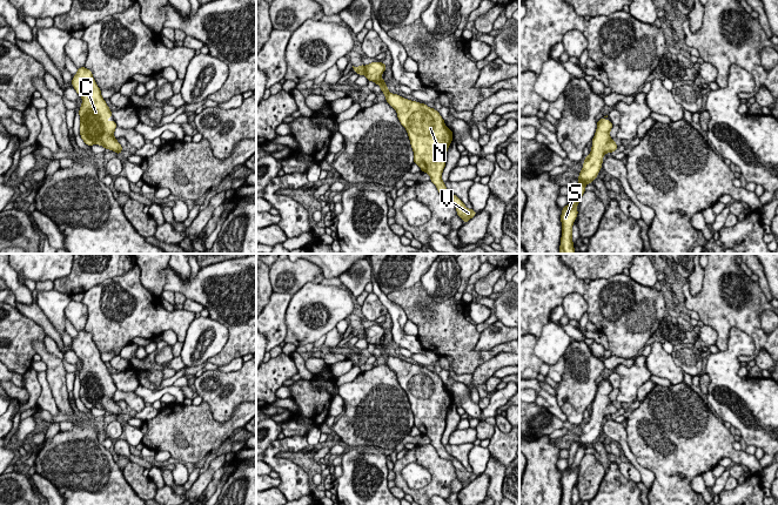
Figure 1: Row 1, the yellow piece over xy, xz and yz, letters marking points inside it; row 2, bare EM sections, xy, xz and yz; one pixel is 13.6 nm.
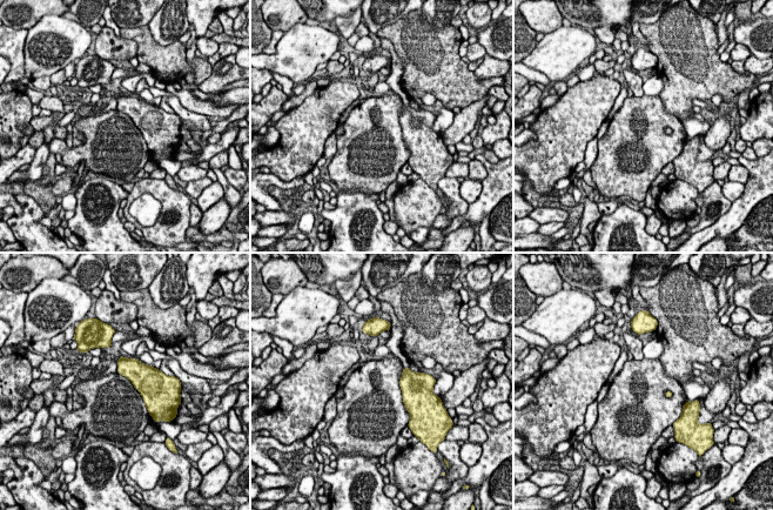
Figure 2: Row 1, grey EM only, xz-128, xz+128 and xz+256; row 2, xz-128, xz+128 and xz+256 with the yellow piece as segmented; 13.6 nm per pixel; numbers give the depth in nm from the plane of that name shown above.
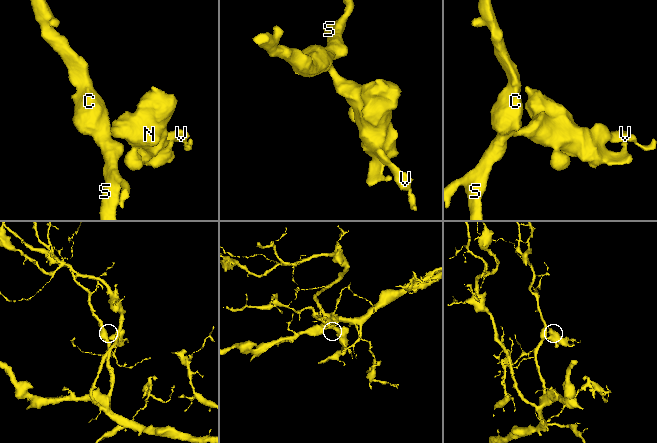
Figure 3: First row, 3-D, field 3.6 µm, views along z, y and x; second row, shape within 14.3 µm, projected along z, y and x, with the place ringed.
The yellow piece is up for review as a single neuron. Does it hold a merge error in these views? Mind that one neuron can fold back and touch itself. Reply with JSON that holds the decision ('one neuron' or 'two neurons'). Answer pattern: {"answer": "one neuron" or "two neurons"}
{"answer": "one neuron"}

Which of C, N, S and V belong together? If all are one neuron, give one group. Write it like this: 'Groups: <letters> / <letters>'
Groups: C N S V

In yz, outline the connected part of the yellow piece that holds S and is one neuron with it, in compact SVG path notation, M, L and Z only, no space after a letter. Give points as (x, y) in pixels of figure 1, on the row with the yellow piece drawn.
M608 115L597 121L597 129L591 141L592 148L589 156L584 159L583 168L577 177L578 186L574 198L562 209L561 254L576 254L574 249L575 244L572 243L572 225L578 215L577 204L585 191L585 186L597 177L602 168L603 156L606 153L613 153L618 148L615 140L610 137L610 130L613 124L606 117Z

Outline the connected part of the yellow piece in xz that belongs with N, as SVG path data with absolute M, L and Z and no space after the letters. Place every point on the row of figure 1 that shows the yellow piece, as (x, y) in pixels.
M371 62L367 66L353 66L353 68L358 76L364 74L368 81L373 81L381 87L385 101L396 109L397 117L408 133L414 150L414 163L416 163L422 171L430 175L430 181L436 186L441 195L452 198L457 216L467 223L477 213L472 209L468 209L456 195L447 189L442 181L447 152L452 142L452 132L444 124L445 121L440 113L424 103L391 94L384 80L381 78L385 70L385 63Z

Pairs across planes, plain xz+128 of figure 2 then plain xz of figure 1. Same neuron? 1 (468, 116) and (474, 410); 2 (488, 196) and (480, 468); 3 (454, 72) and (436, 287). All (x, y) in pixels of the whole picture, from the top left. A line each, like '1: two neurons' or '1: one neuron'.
1: two neurons
2: two neurons
3: two neurons

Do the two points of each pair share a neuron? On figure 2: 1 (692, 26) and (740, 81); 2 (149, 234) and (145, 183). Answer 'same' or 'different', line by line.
1: same
2: same

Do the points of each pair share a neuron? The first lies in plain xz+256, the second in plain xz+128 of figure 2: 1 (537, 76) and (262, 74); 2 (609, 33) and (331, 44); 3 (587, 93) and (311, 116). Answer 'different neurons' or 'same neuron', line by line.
1: different neurons
2: different neurons
3: same neuron

